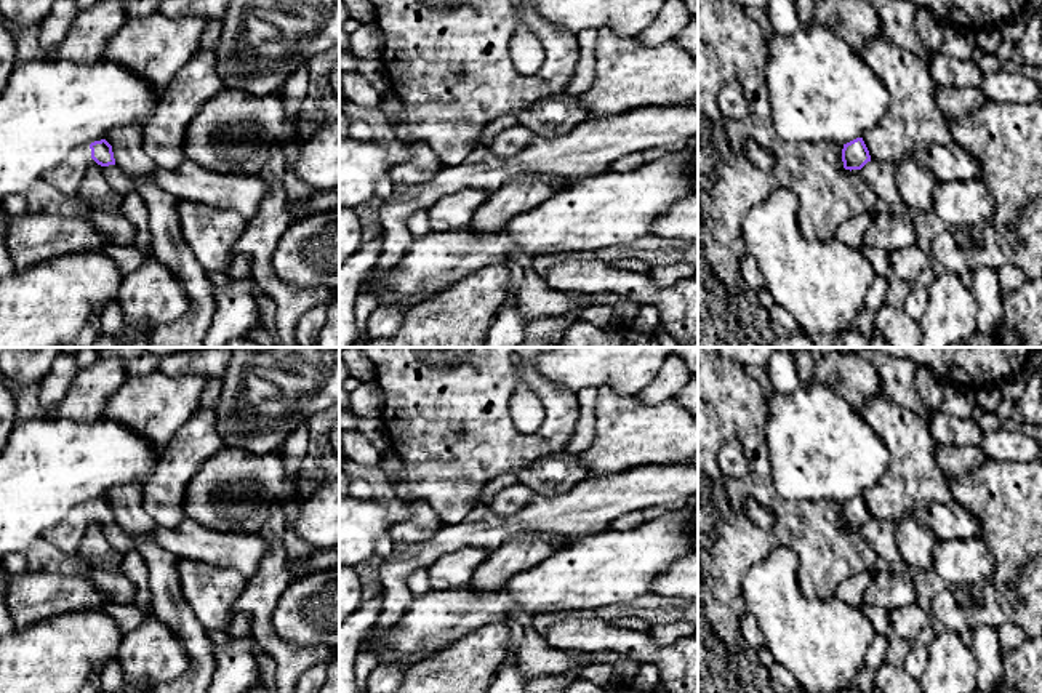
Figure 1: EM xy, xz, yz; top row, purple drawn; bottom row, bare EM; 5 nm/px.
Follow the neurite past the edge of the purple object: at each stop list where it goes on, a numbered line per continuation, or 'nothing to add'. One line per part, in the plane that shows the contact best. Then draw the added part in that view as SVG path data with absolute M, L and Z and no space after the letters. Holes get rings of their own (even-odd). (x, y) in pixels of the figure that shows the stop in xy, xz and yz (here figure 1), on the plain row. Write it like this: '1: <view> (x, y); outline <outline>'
1: xy (66, 535); outline M90 503L72 509L59 523L48 528L42 536L62 554L75 552L83 533L90 525L98 523L91 517Z

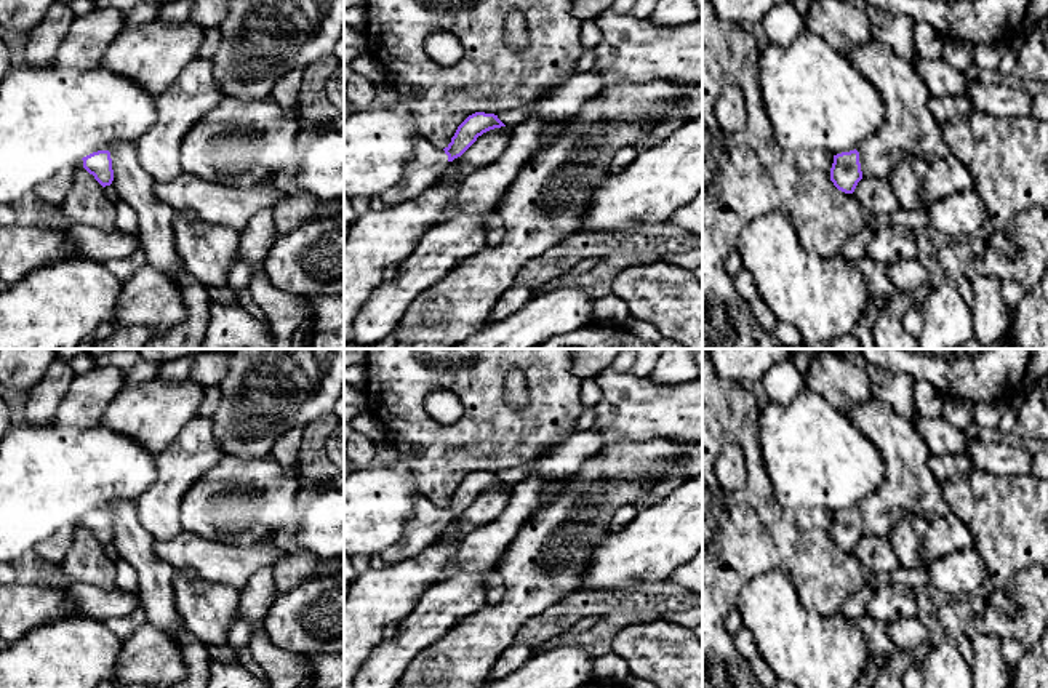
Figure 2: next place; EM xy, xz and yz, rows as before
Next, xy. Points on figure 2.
1: xy (53, 549); outline M83 518L61 526L50 538L38 542L34 550L50 563L59 563L72 546L74 536L83 526Z

